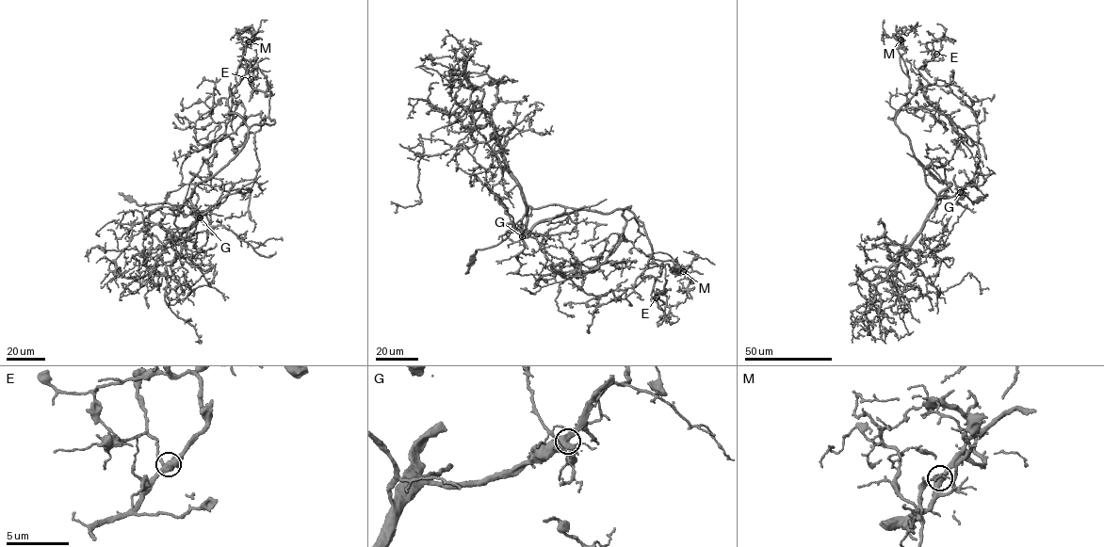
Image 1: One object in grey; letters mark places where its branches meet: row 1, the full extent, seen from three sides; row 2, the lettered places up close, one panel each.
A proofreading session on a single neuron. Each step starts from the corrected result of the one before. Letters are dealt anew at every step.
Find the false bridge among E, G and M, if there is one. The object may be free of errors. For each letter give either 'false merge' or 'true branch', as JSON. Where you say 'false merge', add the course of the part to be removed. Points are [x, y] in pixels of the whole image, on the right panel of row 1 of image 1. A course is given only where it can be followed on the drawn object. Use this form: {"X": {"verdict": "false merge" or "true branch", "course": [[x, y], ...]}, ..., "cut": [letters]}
{"E": {"verdict": "true branch"}, "G": {"verdict": "true branch"}, "M": {"verdict": "false merge", "course": [[901, 40], [885, 35], [884, 20]]}, "cut": ["M"]}

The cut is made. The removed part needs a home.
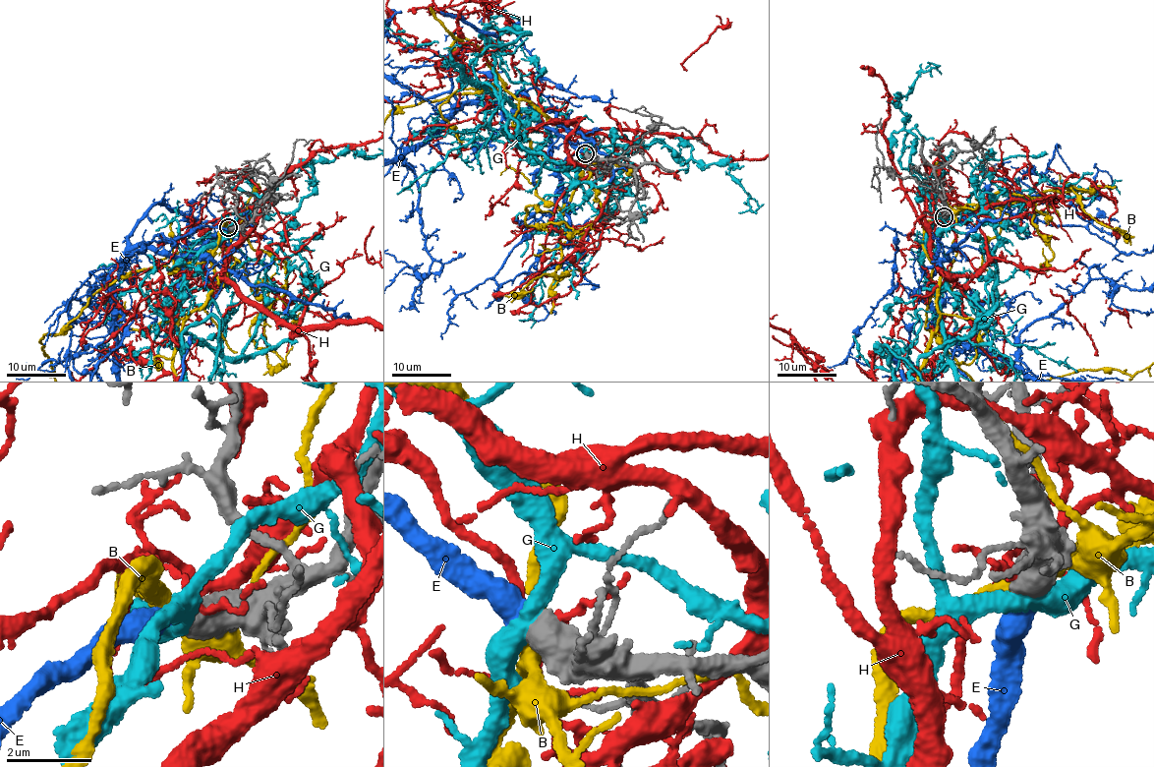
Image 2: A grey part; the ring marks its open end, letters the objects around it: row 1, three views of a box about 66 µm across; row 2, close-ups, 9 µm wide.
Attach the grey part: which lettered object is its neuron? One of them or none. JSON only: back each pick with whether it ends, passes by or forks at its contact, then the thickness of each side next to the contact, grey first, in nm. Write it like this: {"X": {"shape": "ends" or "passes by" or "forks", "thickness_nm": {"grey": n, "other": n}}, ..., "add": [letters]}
{"E": {"shape": "ends", "thickness_nm": {"grey": 700, "other": 500}}, "add": ["E"]}

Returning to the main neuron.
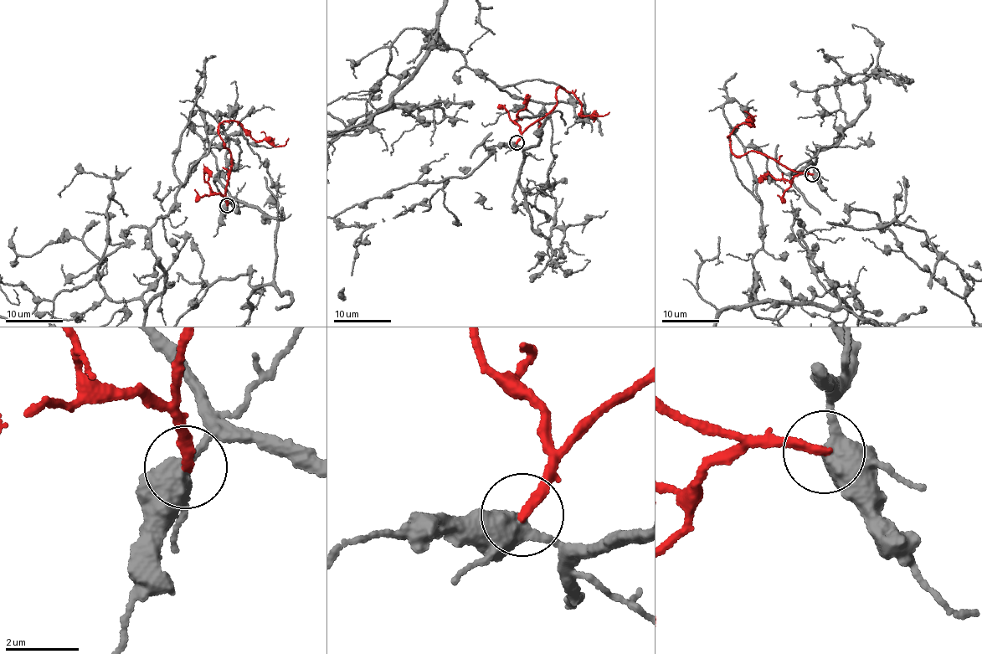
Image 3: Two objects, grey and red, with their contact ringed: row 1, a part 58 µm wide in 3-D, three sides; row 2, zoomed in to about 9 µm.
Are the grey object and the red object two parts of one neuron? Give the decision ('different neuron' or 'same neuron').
different neuron

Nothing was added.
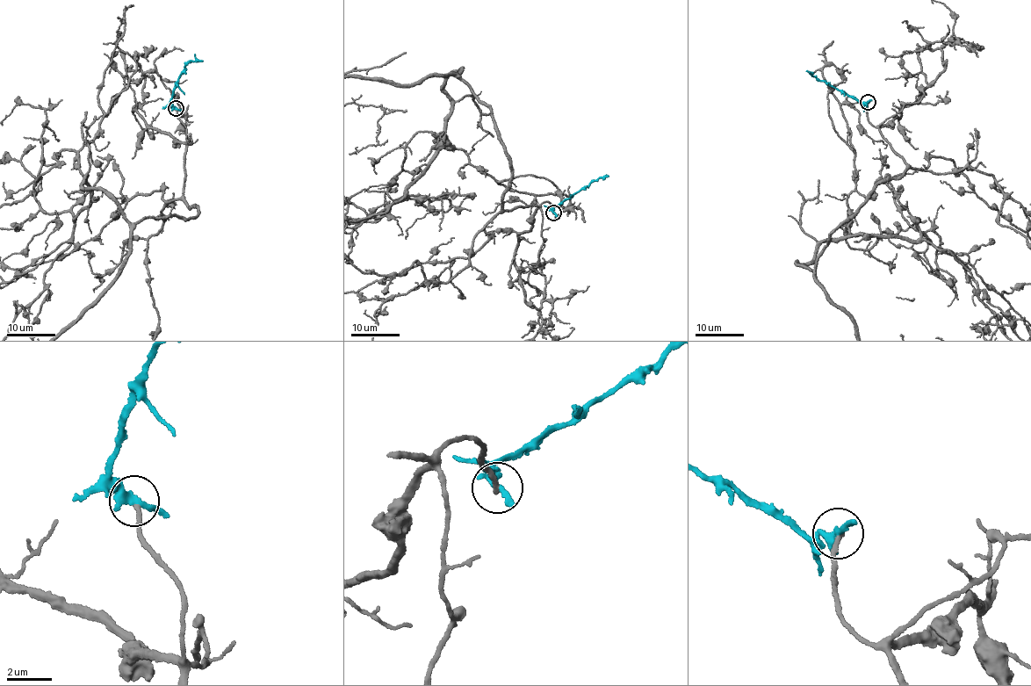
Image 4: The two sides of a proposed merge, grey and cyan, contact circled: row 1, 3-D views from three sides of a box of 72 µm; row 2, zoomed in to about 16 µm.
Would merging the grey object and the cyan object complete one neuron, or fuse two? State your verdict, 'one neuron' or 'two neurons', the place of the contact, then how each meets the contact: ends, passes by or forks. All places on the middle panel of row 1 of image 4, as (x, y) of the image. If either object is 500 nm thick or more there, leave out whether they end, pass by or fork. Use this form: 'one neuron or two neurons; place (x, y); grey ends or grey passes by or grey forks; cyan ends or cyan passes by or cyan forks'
two neurons; place (553, 213); grey ends; cyan passes by

